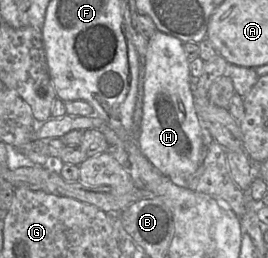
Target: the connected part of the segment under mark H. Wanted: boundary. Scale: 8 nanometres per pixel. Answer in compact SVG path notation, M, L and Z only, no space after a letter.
M156 31L148 39L147 52L144 57L145 82L143 96L143 114L137 141L141 152L165 176L181 187L186 187L186 178L194 174L200 166L204 152L202 125L195 111L189 60L180 39Z

